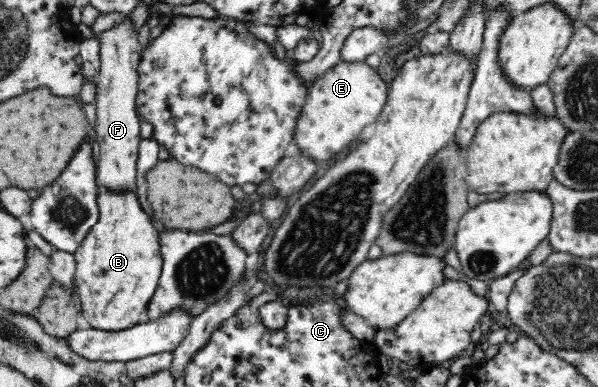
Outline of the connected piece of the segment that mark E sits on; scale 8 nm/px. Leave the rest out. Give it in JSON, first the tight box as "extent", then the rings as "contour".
{"extent":[294,60,390,162],"contour":[[[342,60],[309,85],[294,139],[300,150],[316,162],[327,161],[335,154],[345,152],[366,126],[375,123],[385,107],[390,90],[390,85],[381,77],[378,69],[365,61]]]}

